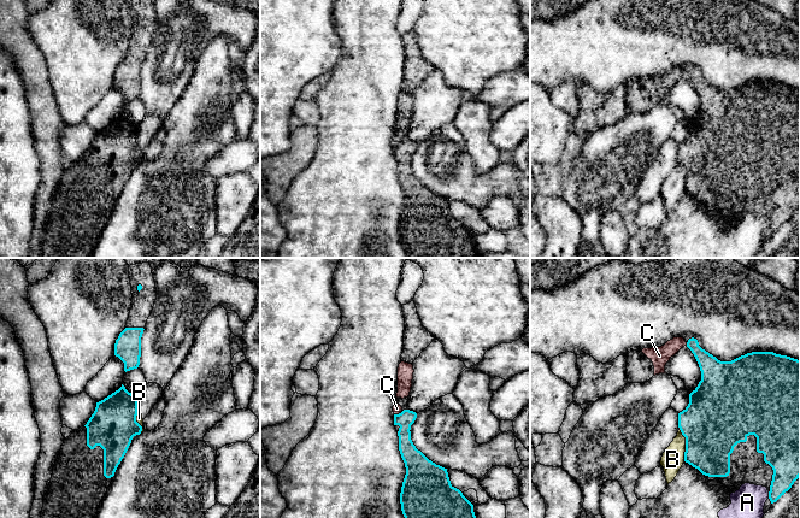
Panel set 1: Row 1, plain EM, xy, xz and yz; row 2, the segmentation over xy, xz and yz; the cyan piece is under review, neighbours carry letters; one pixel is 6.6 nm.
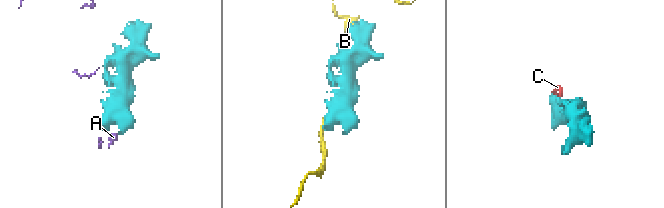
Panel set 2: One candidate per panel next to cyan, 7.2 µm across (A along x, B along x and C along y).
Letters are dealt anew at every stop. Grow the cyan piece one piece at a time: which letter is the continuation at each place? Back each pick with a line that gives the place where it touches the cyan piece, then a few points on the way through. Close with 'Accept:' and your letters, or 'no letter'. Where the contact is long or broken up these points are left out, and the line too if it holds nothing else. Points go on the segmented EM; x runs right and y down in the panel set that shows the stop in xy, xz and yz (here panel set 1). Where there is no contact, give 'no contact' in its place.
Accept: no letter

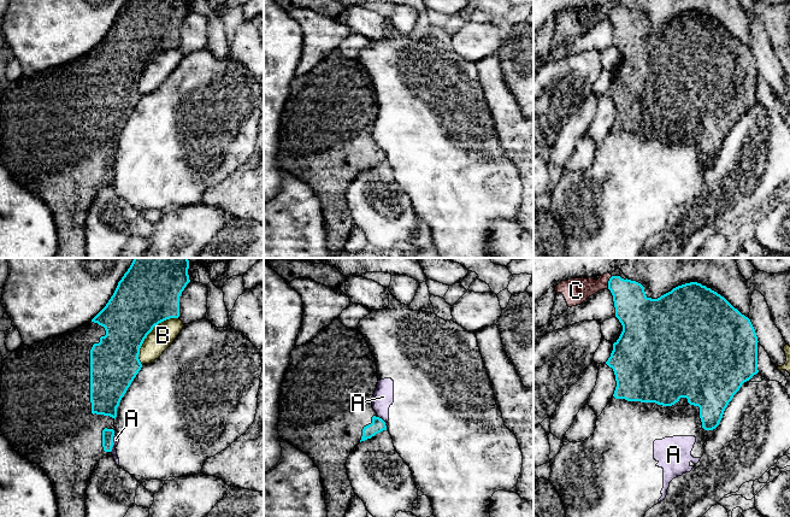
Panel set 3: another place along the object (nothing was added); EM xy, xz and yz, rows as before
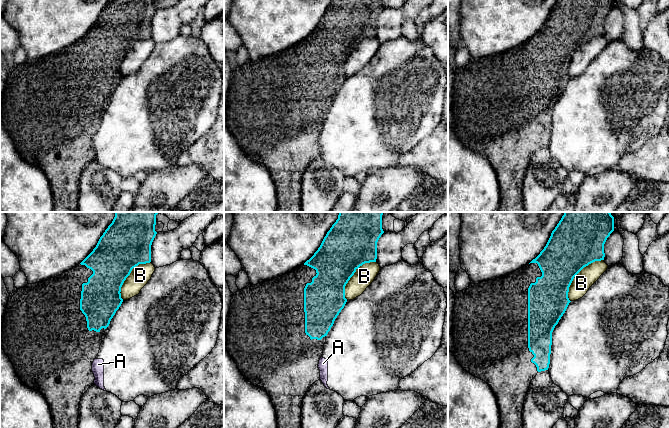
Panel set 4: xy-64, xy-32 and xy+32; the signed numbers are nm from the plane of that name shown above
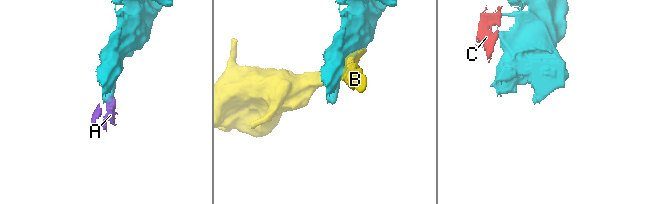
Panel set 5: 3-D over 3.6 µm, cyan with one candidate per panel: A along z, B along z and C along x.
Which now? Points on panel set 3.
Accept: no letter

